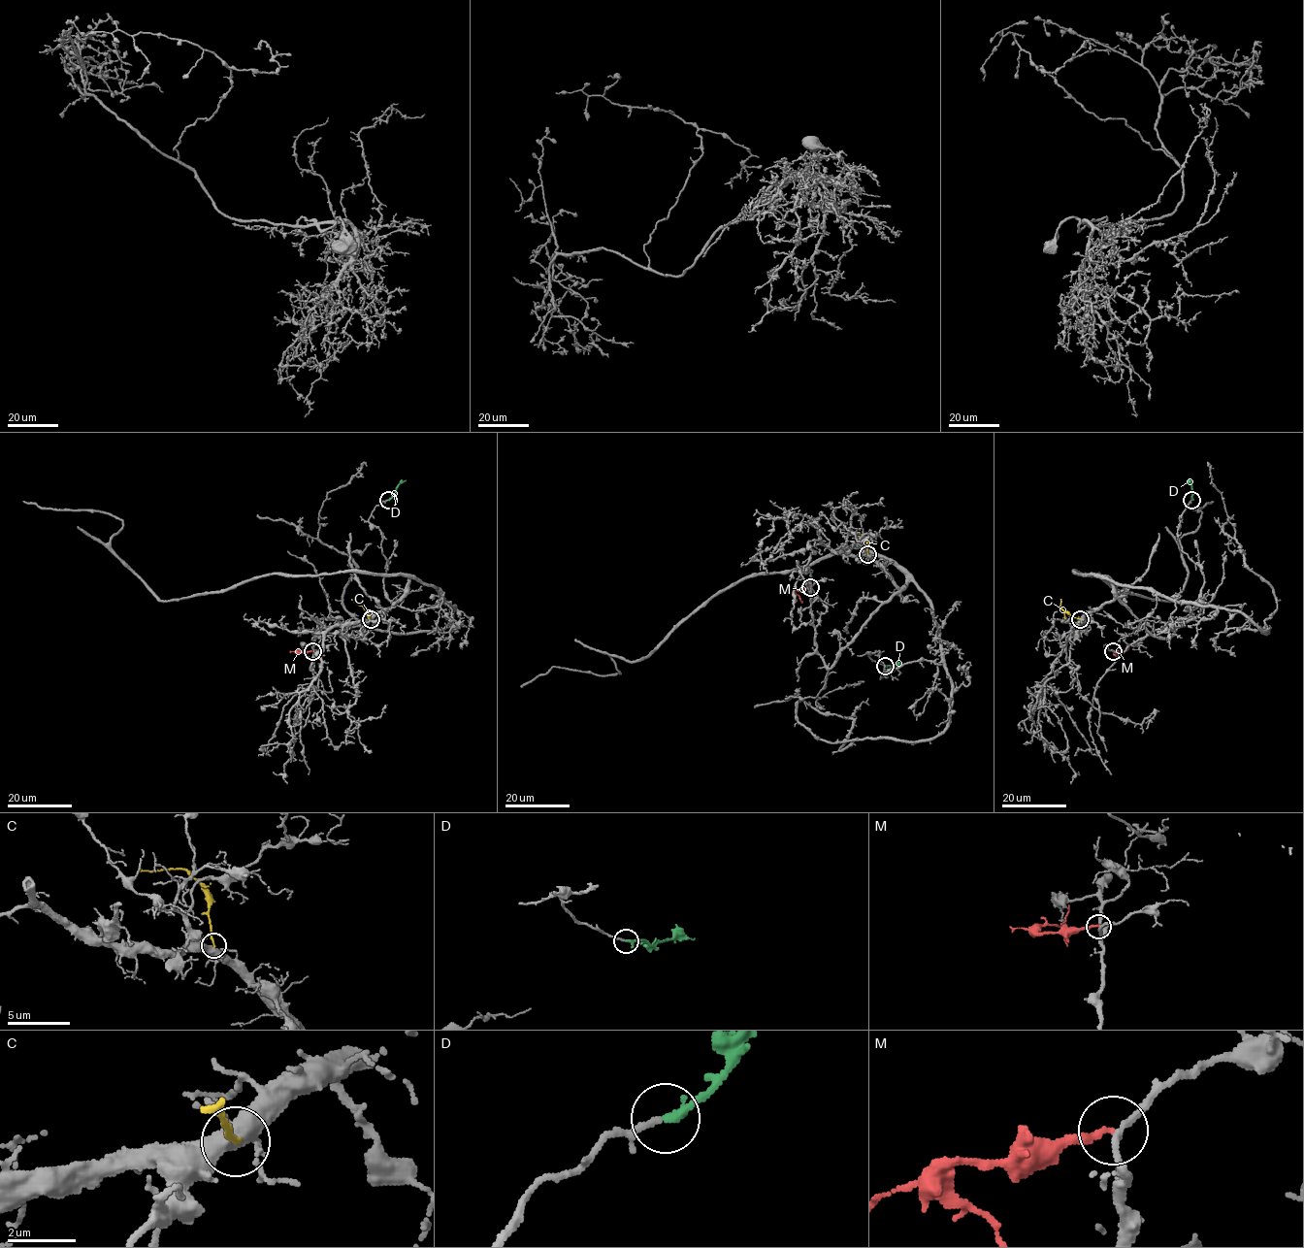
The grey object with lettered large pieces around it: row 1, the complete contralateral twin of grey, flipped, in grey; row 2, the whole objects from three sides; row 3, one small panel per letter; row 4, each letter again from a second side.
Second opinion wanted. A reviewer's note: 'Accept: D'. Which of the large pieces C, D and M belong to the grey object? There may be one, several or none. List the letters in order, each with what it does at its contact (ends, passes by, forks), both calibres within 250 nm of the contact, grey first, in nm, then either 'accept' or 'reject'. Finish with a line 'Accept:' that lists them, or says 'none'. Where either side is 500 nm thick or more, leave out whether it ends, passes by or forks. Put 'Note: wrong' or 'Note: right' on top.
Note: right
C: it ends | 420/150 nm | reject
D: it ends | 120/240 nm | accept
M: it ends | 190/200 nm | reject
Accept: D

